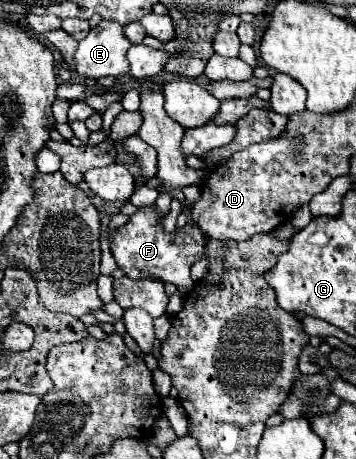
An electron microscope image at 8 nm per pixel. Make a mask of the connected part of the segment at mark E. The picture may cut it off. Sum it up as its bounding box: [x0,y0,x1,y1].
[75,21,131,77]

